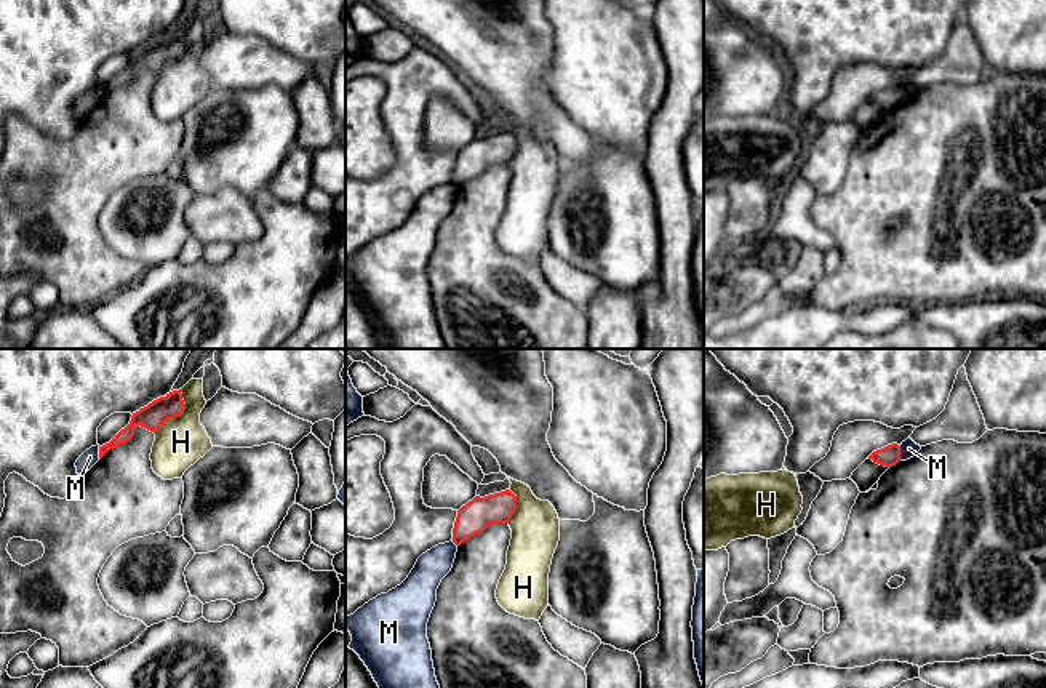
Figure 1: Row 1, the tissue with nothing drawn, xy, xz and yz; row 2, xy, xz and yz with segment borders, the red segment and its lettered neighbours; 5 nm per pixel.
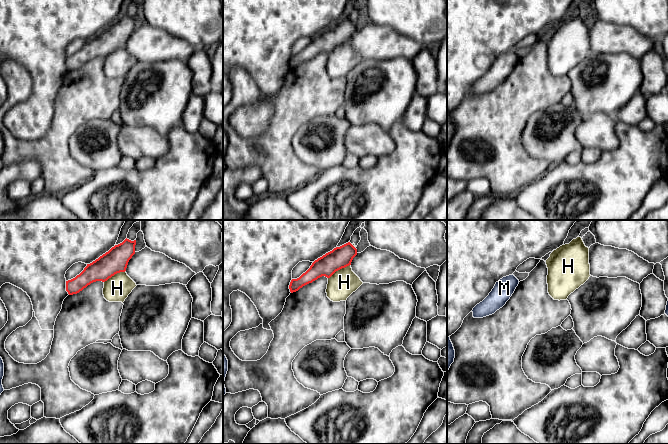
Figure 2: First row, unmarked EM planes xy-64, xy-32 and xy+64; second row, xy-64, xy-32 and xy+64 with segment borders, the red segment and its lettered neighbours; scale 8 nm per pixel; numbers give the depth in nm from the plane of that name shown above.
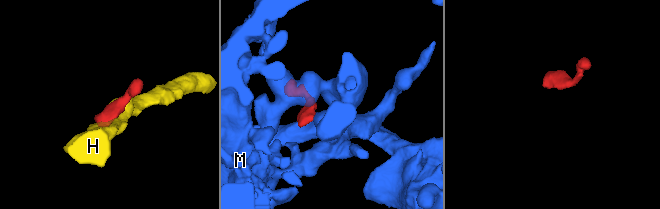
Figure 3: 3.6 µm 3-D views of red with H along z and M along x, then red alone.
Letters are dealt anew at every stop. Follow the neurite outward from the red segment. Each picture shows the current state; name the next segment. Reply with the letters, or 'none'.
none

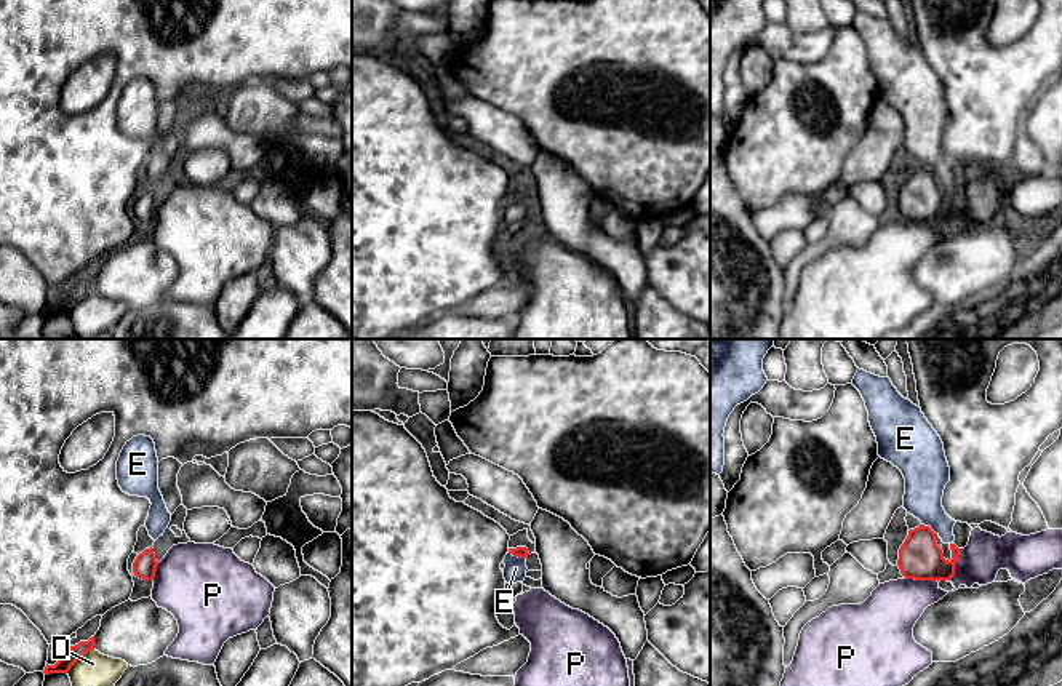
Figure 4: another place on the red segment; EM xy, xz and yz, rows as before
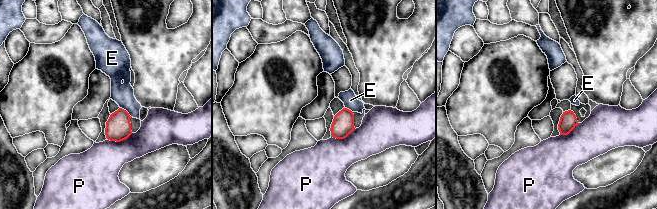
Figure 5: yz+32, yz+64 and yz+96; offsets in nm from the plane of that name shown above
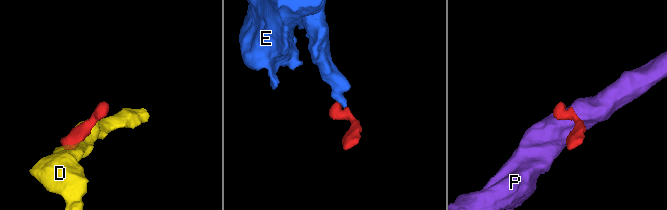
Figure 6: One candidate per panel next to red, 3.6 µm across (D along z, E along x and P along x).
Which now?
E

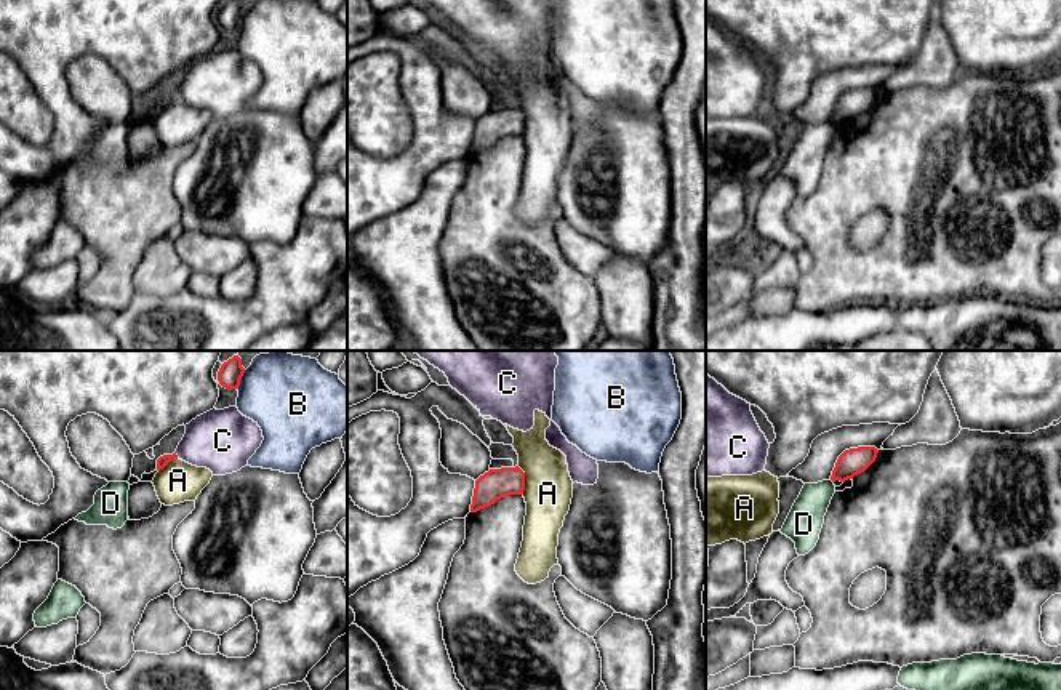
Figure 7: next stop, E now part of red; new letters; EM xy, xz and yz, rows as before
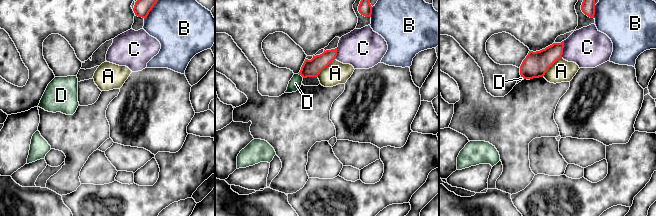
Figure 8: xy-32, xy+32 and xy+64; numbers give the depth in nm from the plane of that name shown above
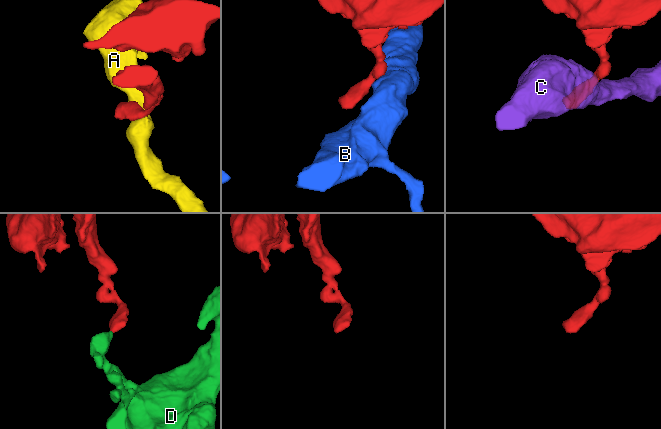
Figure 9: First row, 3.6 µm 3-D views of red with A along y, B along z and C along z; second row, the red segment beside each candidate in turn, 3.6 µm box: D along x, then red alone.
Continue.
none

